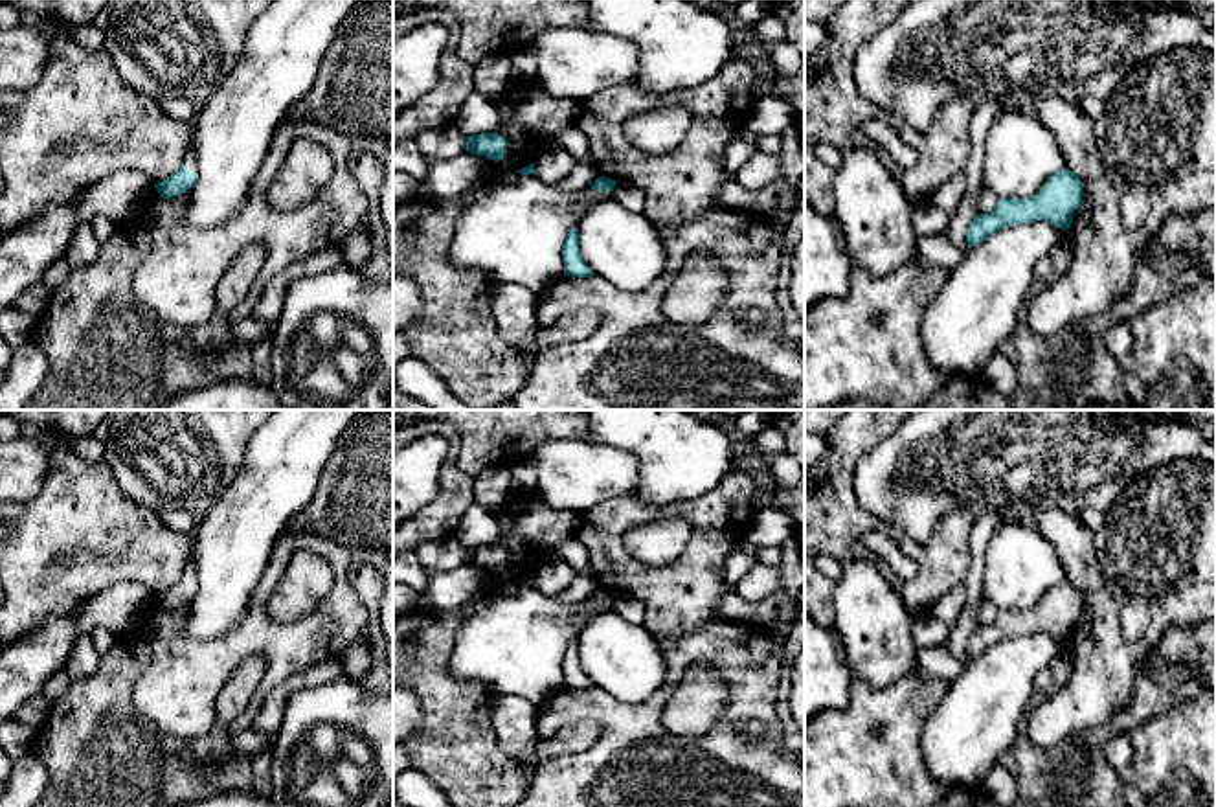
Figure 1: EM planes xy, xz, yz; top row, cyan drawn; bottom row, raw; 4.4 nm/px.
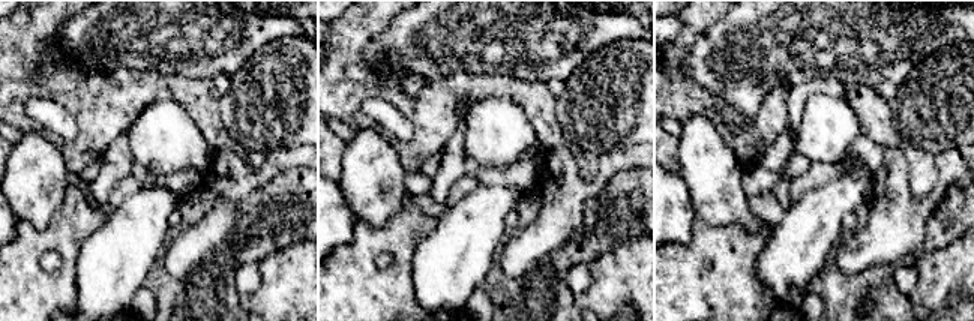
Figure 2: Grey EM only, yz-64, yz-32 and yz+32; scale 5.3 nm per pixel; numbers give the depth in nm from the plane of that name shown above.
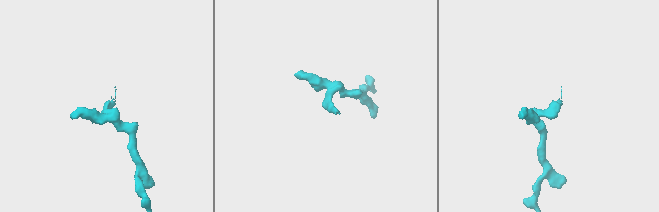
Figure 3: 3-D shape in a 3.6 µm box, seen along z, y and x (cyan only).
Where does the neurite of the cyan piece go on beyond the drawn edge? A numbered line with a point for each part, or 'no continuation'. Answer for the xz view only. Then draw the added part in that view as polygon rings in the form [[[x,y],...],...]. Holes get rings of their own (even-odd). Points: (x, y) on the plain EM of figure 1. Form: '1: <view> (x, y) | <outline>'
no continuation

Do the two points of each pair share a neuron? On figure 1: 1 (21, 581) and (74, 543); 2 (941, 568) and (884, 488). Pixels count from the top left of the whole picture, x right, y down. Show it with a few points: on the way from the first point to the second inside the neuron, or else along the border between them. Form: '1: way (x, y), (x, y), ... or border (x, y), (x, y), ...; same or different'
1: way (33, 572), (52, 554), (61, 550); same
2: border (952, 511), (935, 524), (924, 545), (888, 524); different

